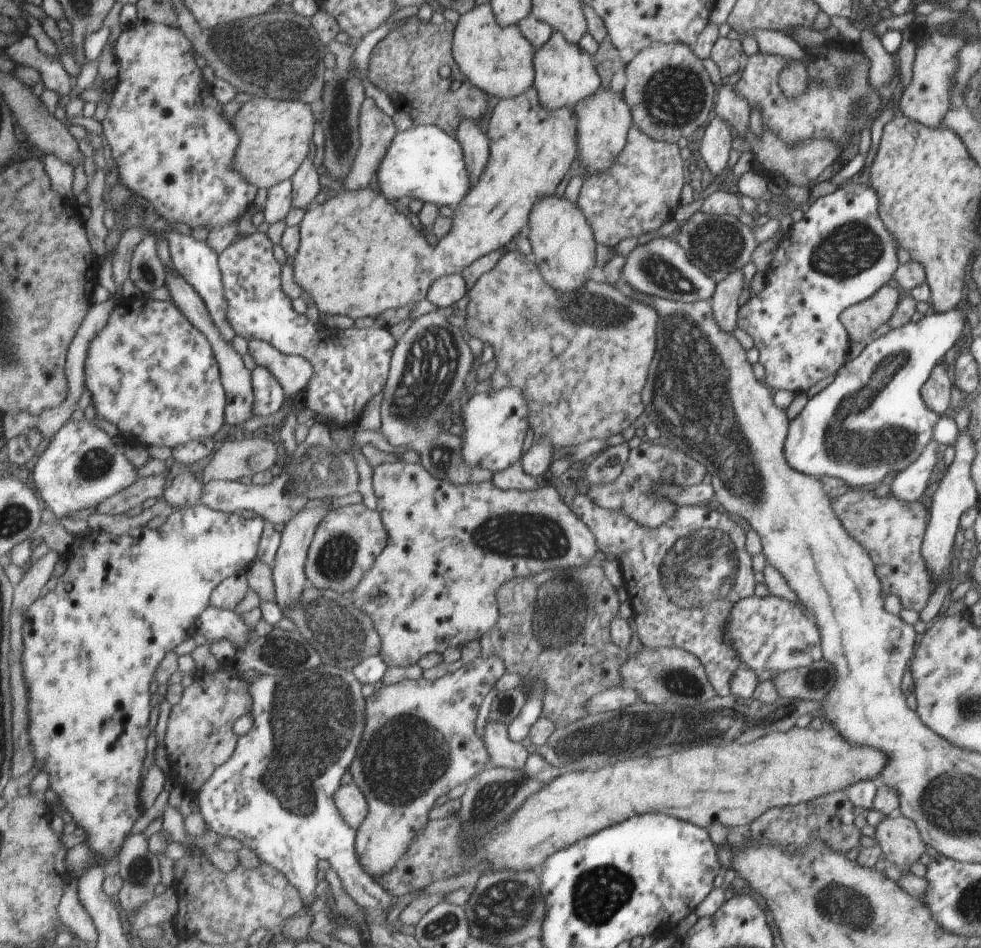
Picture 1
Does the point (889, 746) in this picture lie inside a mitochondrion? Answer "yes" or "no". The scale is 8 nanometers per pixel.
no

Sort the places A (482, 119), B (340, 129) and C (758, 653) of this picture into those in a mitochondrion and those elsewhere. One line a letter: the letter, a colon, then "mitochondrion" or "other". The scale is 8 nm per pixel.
A: other
B: mitochondrion
C: other

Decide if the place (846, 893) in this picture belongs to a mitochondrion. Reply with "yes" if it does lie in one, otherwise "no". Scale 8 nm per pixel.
yes

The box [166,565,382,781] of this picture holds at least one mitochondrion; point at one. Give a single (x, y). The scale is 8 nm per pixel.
(341, 626)

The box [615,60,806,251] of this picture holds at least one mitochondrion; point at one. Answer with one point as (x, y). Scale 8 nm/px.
(673, 94)

